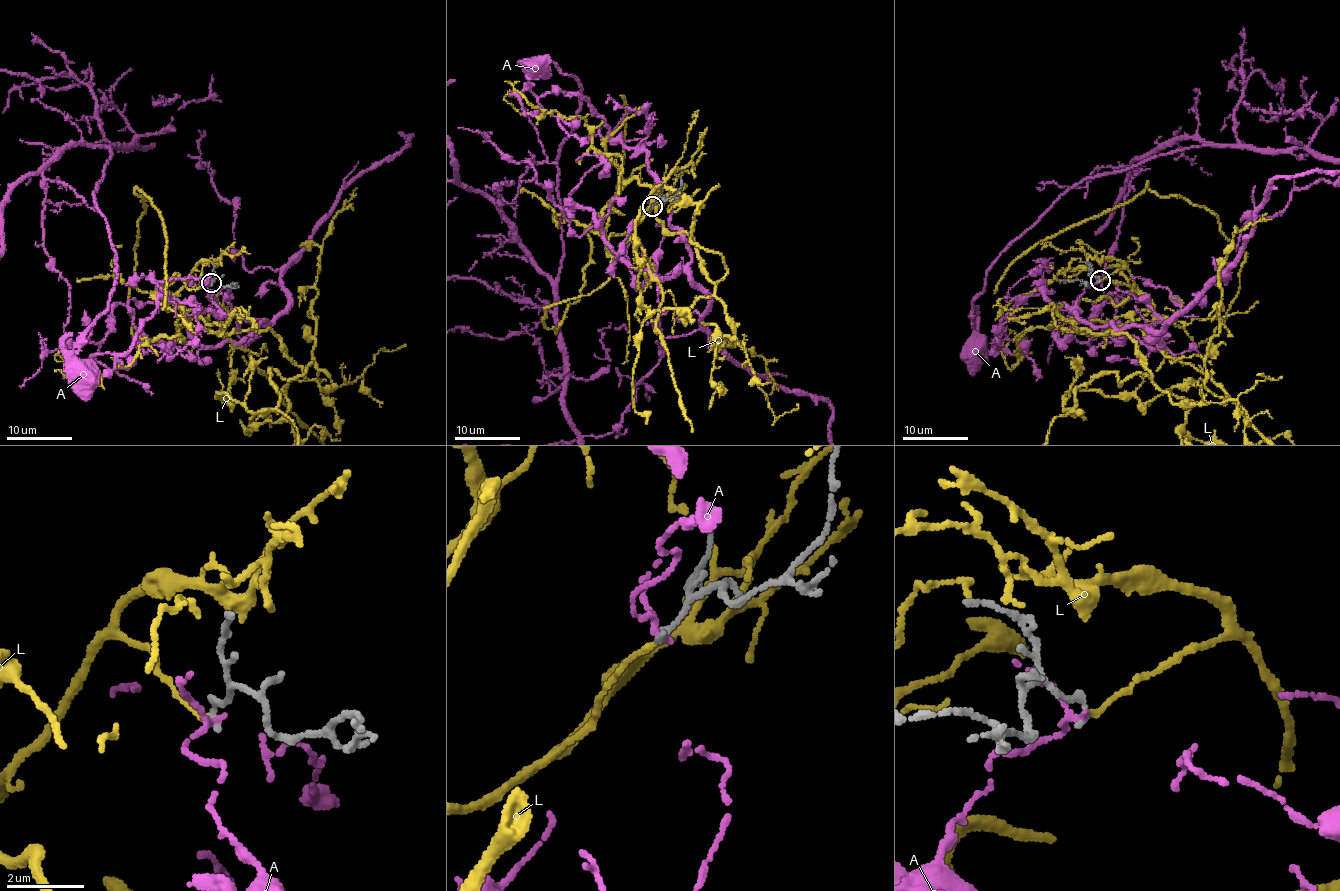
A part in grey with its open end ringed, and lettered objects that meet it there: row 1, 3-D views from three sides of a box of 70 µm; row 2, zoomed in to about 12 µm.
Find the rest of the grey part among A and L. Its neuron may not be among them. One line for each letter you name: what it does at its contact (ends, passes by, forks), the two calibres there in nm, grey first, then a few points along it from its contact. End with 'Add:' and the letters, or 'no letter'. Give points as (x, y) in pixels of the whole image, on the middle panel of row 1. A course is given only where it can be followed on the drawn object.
L: it ends; calibres 180 and 140 nm; course (652, 207), (608, 250), (661, 189), (655, 219), (726, 272), (692, 240), (700, 205), (658, 186), (641, 325)
Add: L

